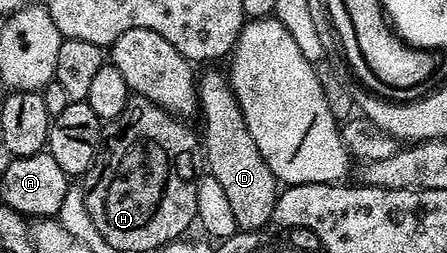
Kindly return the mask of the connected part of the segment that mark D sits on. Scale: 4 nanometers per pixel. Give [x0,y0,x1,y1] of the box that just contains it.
[196,71,278,232]

